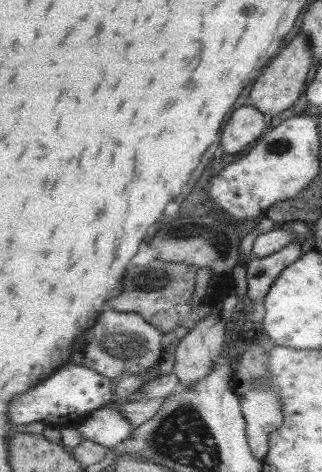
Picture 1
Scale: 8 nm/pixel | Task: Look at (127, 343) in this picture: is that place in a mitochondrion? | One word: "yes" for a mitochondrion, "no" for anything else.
yes

